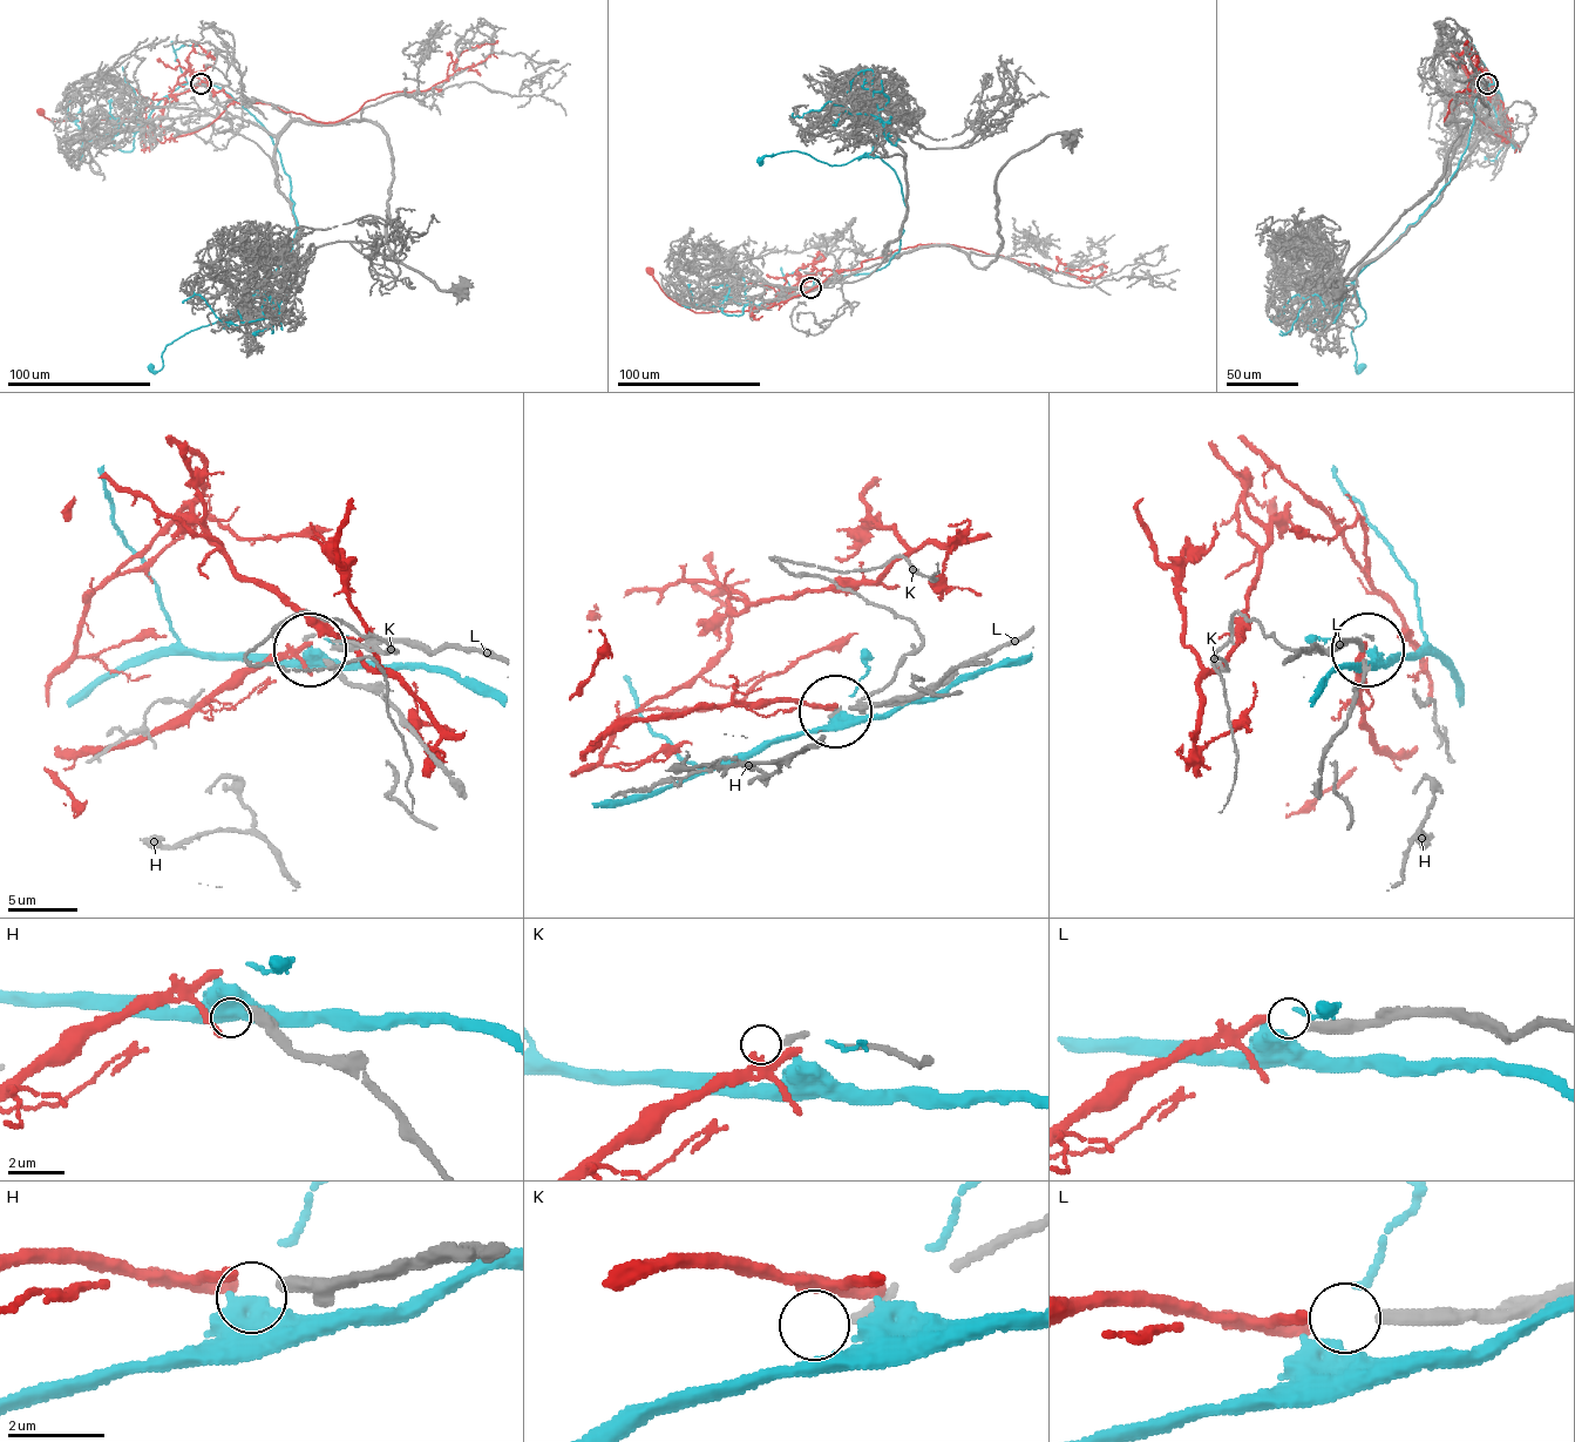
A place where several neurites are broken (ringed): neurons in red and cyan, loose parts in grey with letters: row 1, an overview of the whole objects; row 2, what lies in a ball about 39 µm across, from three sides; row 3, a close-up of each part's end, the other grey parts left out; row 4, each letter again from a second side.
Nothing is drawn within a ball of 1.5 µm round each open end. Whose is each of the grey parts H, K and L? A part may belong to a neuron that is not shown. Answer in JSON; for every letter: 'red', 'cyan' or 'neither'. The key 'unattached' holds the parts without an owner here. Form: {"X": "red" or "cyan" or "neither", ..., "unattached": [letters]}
{"H": "neither", "K": "neither", "L": "red", "unattached": ["H", "K"]}

